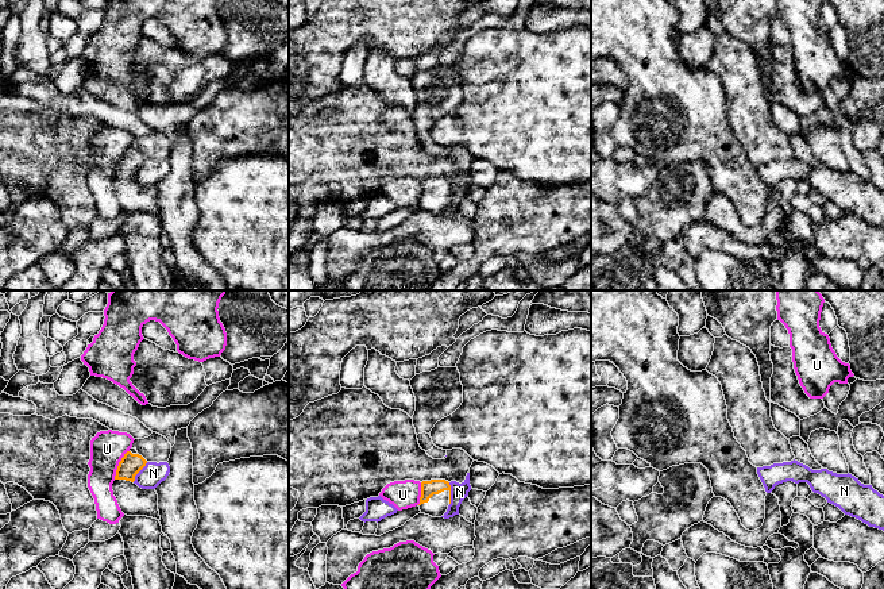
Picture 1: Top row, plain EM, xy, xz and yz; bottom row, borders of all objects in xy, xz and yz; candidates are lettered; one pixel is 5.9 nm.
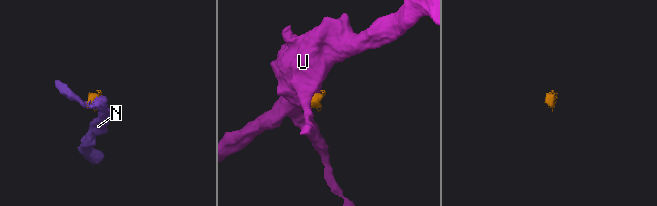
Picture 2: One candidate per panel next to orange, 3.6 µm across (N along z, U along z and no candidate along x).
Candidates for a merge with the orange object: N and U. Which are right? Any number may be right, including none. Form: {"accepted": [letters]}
{"accepted": []}

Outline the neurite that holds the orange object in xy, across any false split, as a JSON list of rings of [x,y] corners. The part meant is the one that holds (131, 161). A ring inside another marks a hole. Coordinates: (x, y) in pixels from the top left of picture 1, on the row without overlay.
[[[127,149],[116,168],[112,181],[113,193],[124,212],[161,217],[155,186],[142,186],[134,180],[135,173],[146,161],[147,158],[142,153]]]

